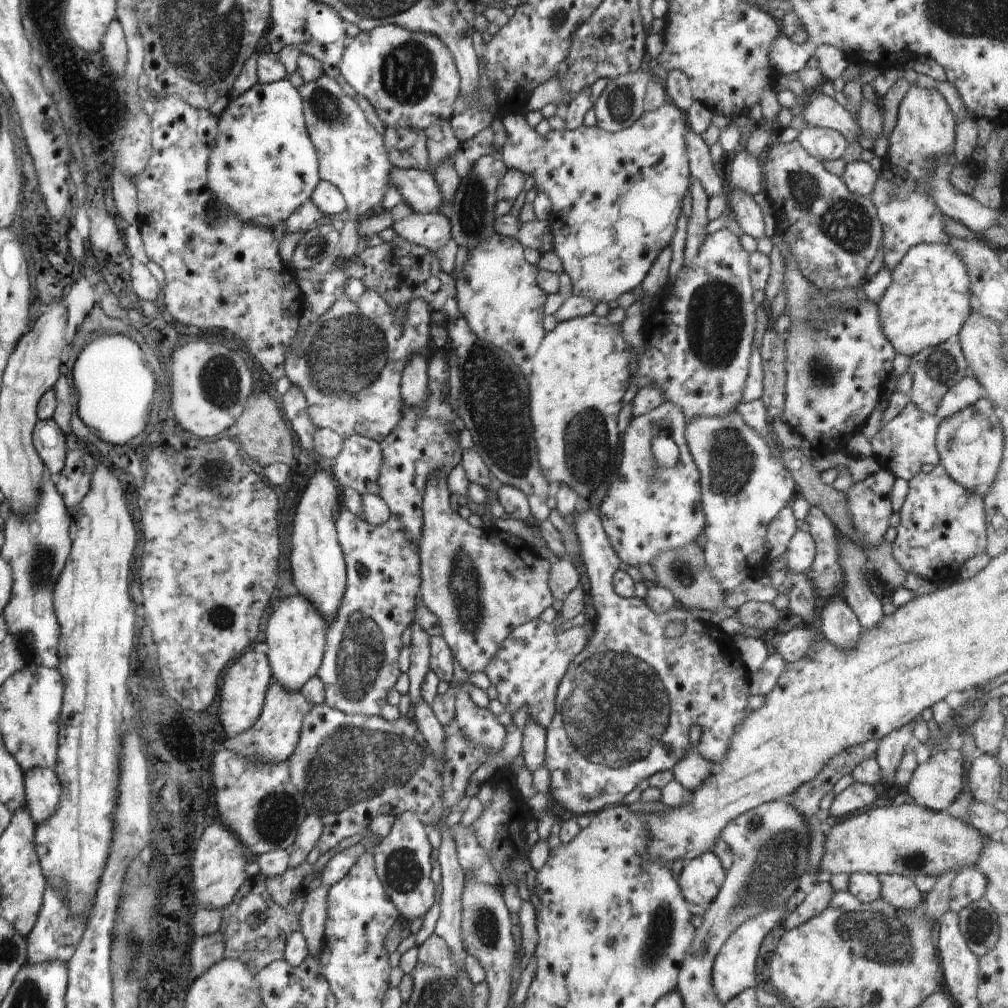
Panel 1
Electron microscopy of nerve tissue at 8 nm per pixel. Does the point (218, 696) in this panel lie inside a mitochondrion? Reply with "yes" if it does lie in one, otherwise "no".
no

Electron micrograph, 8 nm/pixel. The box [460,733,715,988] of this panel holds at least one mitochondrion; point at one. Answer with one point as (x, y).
(657, 941)

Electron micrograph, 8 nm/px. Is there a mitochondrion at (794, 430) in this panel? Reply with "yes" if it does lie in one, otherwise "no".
no

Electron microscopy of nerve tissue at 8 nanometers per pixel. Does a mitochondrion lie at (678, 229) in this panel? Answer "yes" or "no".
no

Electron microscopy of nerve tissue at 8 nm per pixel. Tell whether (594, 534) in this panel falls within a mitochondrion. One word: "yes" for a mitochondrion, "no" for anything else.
no

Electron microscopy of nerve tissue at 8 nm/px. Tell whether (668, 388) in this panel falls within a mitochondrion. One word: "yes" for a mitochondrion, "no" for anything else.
no

